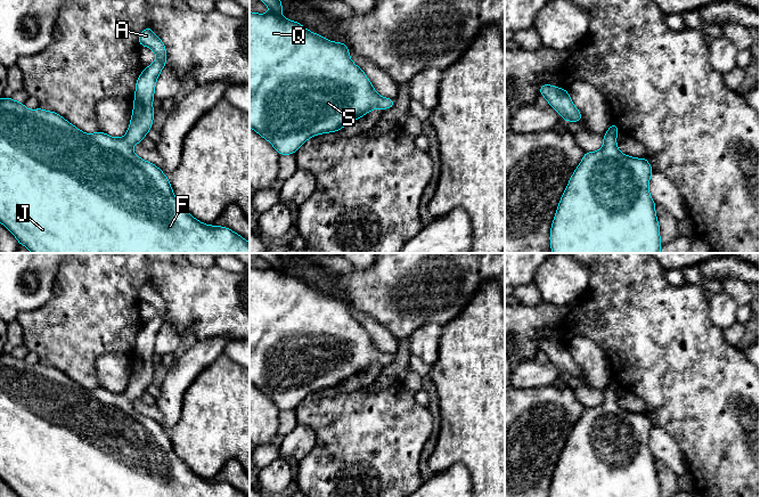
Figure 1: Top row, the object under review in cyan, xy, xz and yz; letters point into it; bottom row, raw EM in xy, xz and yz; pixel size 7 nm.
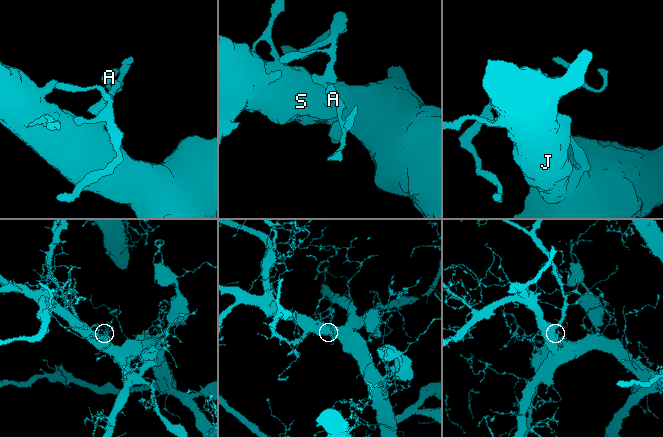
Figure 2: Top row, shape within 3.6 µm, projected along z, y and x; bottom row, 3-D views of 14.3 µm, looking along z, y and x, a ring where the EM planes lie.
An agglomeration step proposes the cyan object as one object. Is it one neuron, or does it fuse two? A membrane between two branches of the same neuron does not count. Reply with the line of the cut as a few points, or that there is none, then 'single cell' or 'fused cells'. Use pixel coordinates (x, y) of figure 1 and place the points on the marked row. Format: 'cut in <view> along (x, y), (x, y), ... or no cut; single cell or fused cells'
no cut; single cell

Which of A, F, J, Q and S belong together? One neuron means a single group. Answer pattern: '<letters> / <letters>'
A F J Q S

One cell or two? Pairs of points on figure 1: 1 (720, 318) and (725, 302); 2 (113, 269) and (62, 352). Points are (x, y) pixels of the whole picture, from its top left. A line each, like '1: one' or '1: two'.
1: one
2: one

